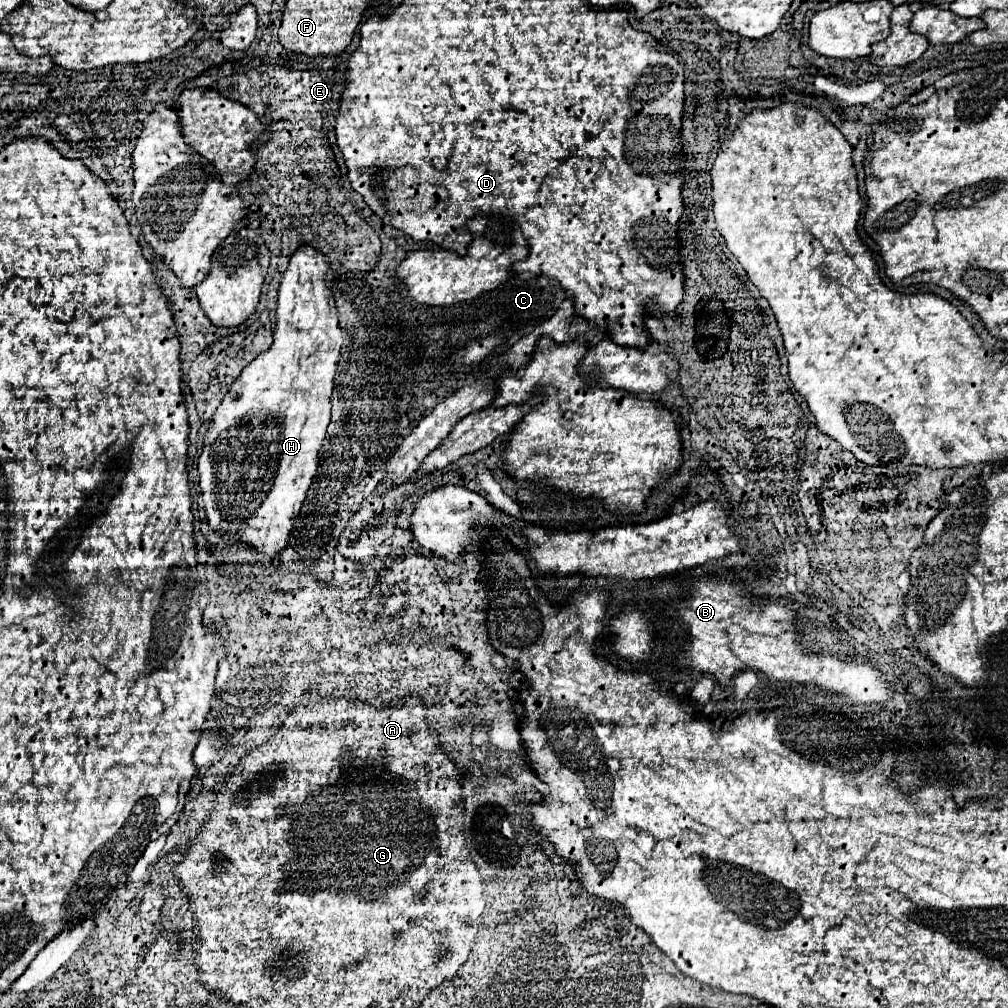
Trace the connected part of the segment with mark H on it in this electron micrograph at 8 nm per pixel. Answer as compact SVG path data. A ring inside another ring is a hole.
M300 247L292 255L280 283L274 343L246 365L232 383L228 395L210 419L210 427L204 435L204 449L198 457L200 491L210 529L236 535L242 543L268 559L276 559L290 543L290 533L320 465L318 453L330 423L330 395L342 347L342 329L338 327L338 313L330 287L332 269L328 257L312 247Z

